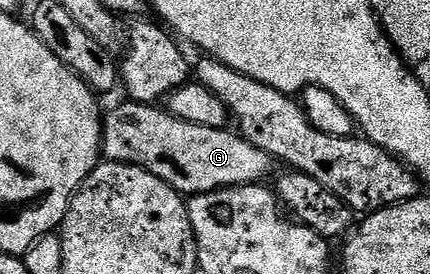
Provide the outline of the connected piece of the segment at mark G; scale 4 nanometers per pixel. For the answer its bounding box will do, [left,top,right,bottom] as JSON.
[101,101,272,197]

